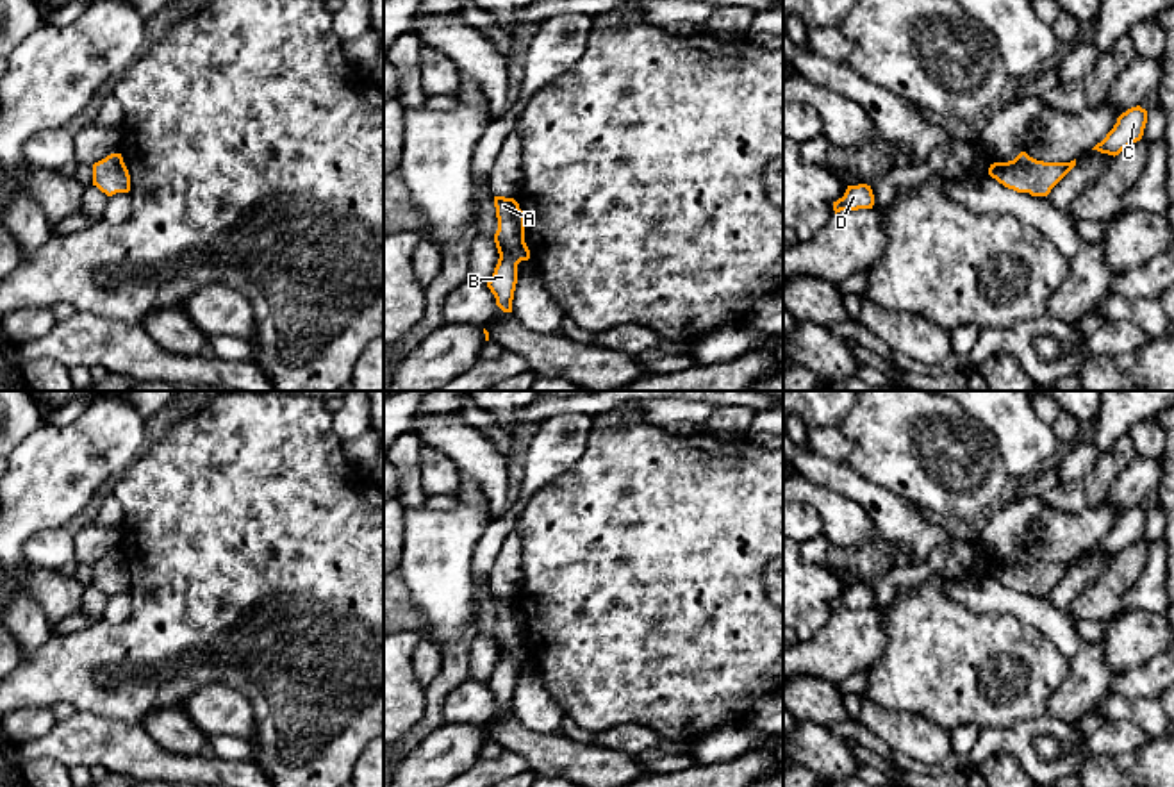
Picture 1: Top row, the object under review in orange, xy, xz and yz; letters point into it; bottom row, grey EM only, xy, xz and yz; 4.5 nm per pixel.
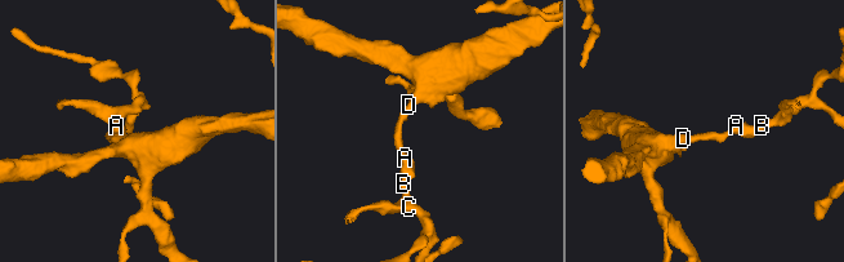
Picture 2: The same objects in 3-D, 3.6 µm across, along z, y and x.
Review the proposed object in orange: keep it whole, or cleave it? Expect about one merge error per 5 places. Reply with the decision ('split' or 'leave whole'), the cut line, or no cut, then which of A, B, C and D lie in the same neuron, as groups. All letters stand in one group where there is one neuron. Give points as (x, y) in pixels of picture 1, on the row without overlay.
leave whole | no cut | A B C D

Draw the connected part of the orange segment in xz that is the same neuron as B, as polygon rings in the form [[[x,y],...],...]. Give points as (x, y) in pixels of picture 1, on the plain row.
[[[494,596],[498,630],[494,642],[500,653],[498,664],[487,687],[503,712],[512,712],[512,700],[517,683],[517,664],[530,659],[525,642],[525,614],[514,598]]]

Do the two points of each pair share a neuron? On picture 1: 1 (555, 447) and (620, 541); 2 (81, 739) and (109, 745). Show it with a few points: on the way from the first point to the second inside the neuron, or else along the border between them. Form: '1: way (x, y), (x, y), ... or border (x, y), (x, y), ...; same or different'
1: border (591, 430), (586, 448), (564, 470), (534, 491); different
2: way (88, 739), (102, 741); same

